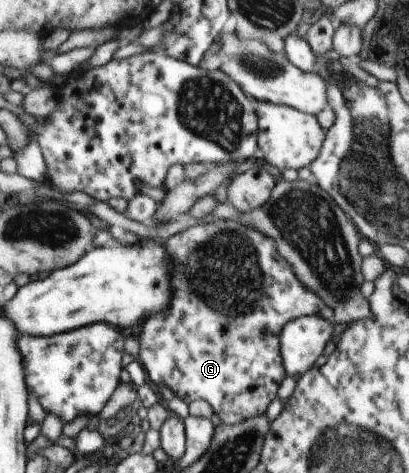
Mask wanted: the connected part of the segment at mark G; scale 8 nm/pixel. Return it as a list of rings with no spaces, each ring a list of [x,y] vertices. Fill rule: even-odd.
[[[215,220],[214,222],[205,223],[204,225],[195,225],[169,237],[163,244],[163,249],[167,249],[167,255],[171,259],[171,301],[167,305],[167,309],[159,311],[159,313],[149,313],[141,324],[141,333],[137,335],[139,342],[138,356],[140,365],[143,367],[148,382],[152,386],[167,387],[175,396],[186,404],[195,399],[203,399],[211,406],[212,413],[219,417],[219,421],[223,425],[233,425],[233,423],[241,423],[249,419],[249,417],[257,417],[261,415],[270,405],[270,401],[276,397],[279,383],[285,377],[285,369],[281,365],[281,357],[279,357],[279,332],[283,329],[283,325],[287,321],[293,321],[306,315],[317,315],[329,323],[334,322],[334,313],[309,289],[305,289],[299,279],[293,275],[291,265],[279,257],[273,239],[261,235],[259,231],[251,229],[251,227],[243,227],[237,220]]]

